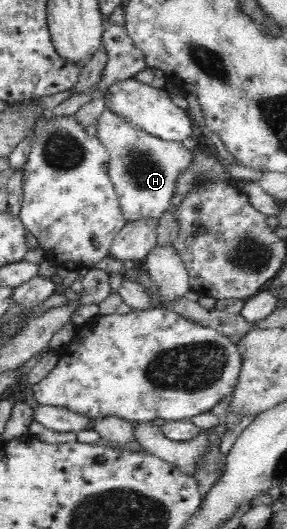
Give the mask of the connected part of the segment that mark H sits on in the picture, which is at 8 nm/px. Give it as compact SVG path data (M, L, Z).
M108 107L97 119L95 136L108 154L108 175L118 194L125 223L160 221L177 202L178 181L196 161L194 150L185 148L182 142L156 137L131 123L128 116Z

